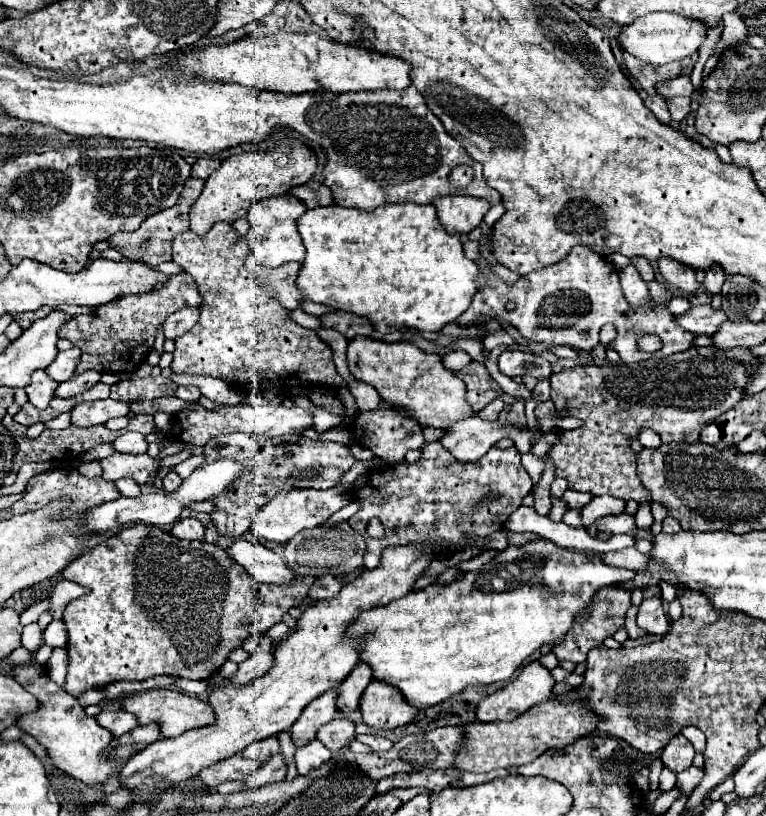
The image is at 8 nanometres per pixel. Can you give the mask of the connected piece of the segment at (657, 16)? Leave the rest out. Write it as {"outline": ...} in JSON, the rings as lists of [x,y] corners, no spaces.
{"outline":[[[652,12],[644,18],[638,18],[634,24],[626,26],[618,36],[618,44],[634,54],[636,58],[650,64],[666,64],[672,60],[682,60],[698,52],[698,48],[706,40],[706,24],[698,18],[690,18],[676,12]]]}

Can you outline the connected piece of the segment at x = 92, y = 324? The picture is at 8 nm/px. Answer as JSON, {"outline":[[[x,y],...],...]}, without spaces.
{"outline":[[[180,272],[168,276],[158,290],[122,296],[110,304],[98,306],[92,314],[74,316],[60,328],[60,338],[68,338],[74,346],[80,346],[82,360],[76,368],[78,374],[84,370],[134,372],[146,360],[148,350],[152,350],[156,330],[164,318],[188,306],[200,306],[200,294],[196,294],[196,286],[192,286],[188,274]]]}

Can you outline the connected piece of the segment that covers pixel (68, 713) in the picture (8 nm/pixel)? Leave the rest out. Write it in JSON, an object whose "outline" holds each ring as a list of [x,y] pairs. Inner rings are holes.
{"outline":[[[36,664],[14,668],[12,674],[40,702],[40,710],[20,716],[18,726],[24,732],[32,734],[48,750],[48,756],[56,768],[60,768],[62,772],[70,774],[72,778],[76,778],[88,786],[102,786],[102,784],[110,782],[112,778],[120,778],[122,766],[134,754],[138,754],[136,744],[134,746],[124,744],[124,746],[112,748],[110,746],[114,740],[112,732],[102,728],[94,718],[86,716],[84,708],[80,708],[80,704],[78,704],[78,698],[72,698],[60,686],[56,686],[48,678],[48,674],[44,670],[40,670]],[[104,750],[108,750],[108,756],[104,756]]]}

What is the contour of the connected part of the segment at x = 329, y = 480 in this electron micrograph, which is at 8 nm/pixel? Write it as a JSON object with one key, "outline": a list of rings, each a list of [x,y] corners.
{"outline":[[[258,434],[216,436],[204,446],[204,456],[206,462],[212,462],[216,458],[236,458],[252,466],[248,474],[242,474],[240,478],[236,478],[236,482],[232,482],[232,486],[228,486],[228,494],[220,494],[220,498],[212,500],[216,508],[210,516],[216,522],[218,532],[224,536],[242,536],[250,532],[256,510],[260,510],[264,502],[270,502],[270,498],[274,498],[280,490],[332,488],[356,462],[350,446],[346,444],[310,440],[294,434],[284,434],[278,438]]]}

